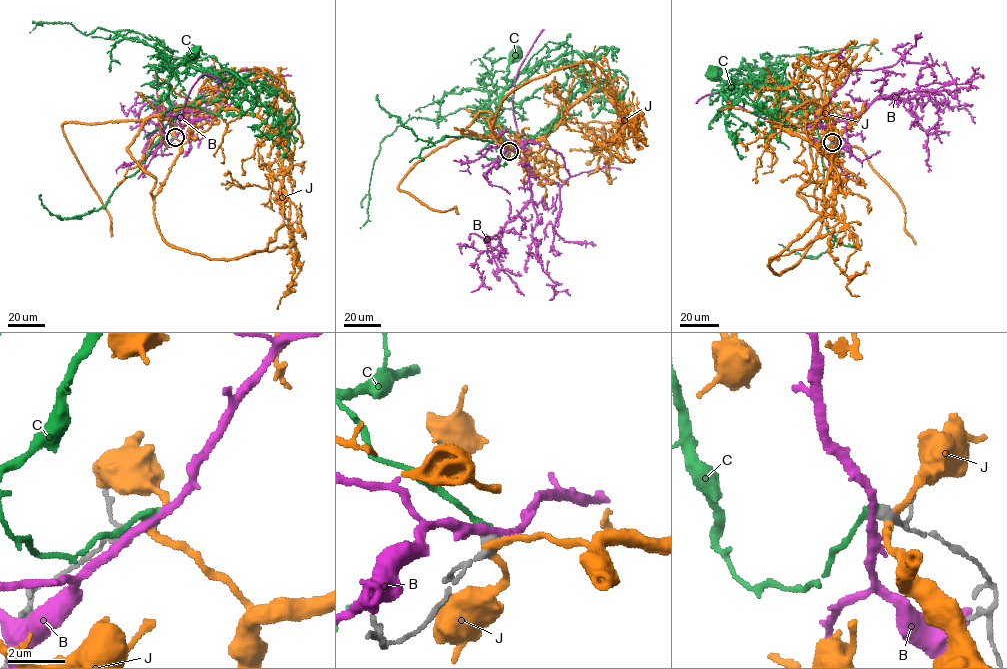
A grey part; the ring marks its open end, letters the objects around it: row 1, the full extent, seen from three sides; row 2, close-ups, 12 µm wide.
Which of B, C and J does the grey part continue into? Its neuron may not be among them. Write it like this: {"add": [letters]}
{"add": ["C"]}

